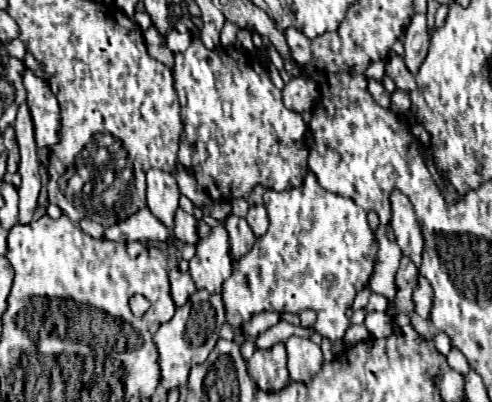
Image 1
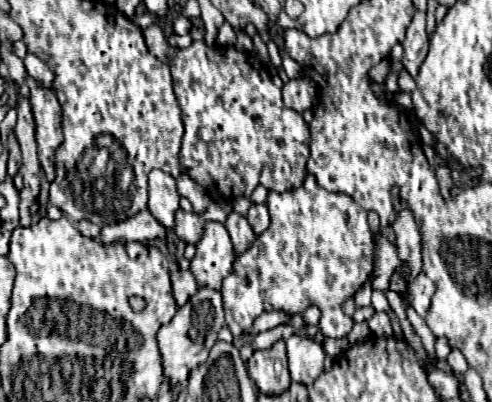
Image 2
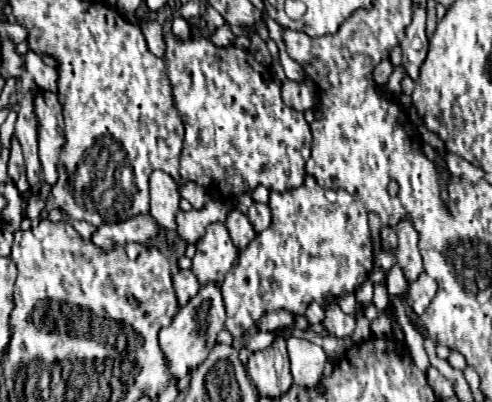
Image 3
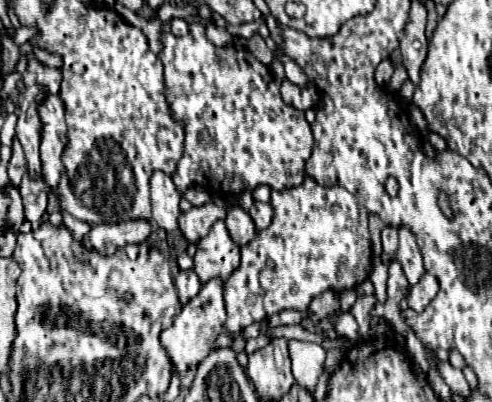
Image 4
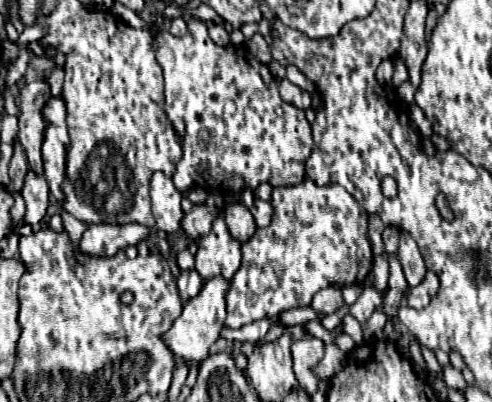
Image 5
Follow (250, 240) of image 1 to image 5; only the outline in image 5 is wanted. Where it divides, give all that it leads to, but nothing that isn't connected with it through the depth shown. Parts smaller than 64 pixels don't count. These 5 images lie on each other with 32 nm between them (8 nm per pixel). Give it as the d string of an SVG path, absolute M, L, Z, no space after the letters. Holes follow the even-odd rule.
M228 204L224 210L224 220L226 220L230 234L242 244L248 242L256 232L254 218L244 204Z

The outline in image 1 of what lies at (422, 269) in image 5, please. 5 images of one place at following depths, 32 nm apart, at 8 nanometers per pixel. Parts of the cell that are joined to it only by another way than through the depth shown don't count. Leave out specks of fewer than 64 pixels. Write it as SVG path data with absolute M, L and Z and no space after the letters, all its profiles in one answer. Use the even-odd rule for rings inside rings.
M392 190L390 208L392 208L390 226L396 234L396 242L402 248L402 254L408 254L412 258L412 262L416 266L420 266L424 240L422 240L420 224L416 220L416 214L414 214L410 200L400 190Z

